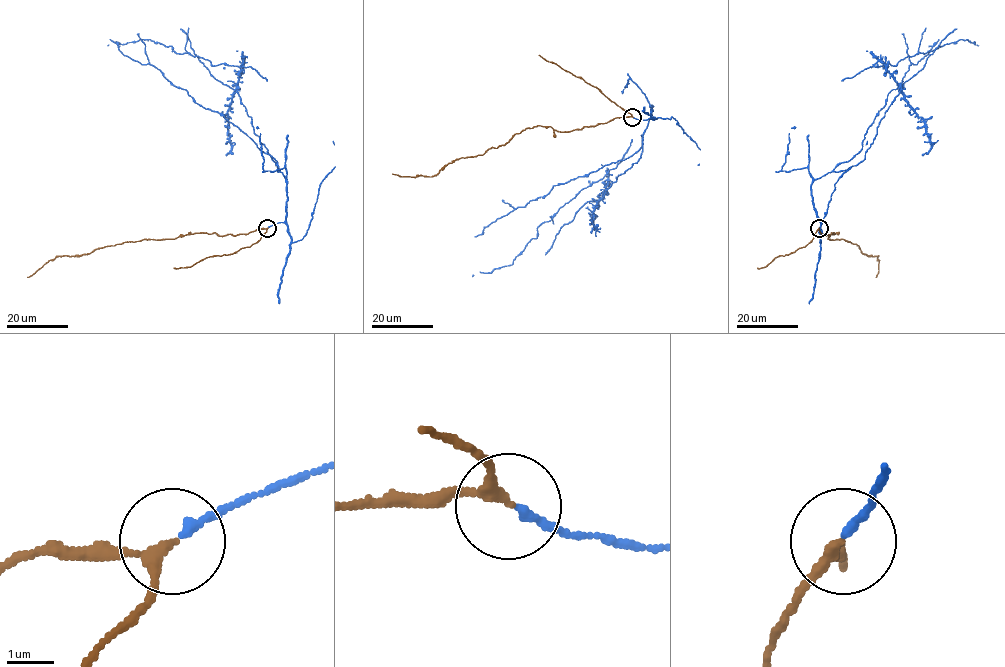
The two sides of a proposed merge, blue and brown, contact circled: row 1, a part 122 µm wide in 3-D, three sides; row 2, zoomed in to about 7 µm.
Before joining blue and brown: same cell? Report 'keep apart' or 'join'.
join

